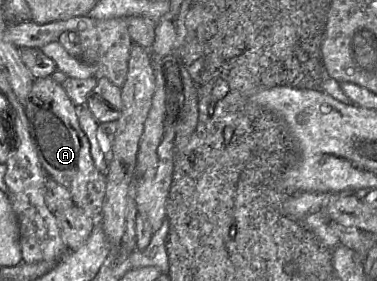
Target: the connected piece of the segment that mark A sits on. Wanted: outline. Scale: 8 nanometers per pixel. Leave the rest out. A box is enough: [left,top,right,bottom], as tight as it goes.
[23,76,106,216]

